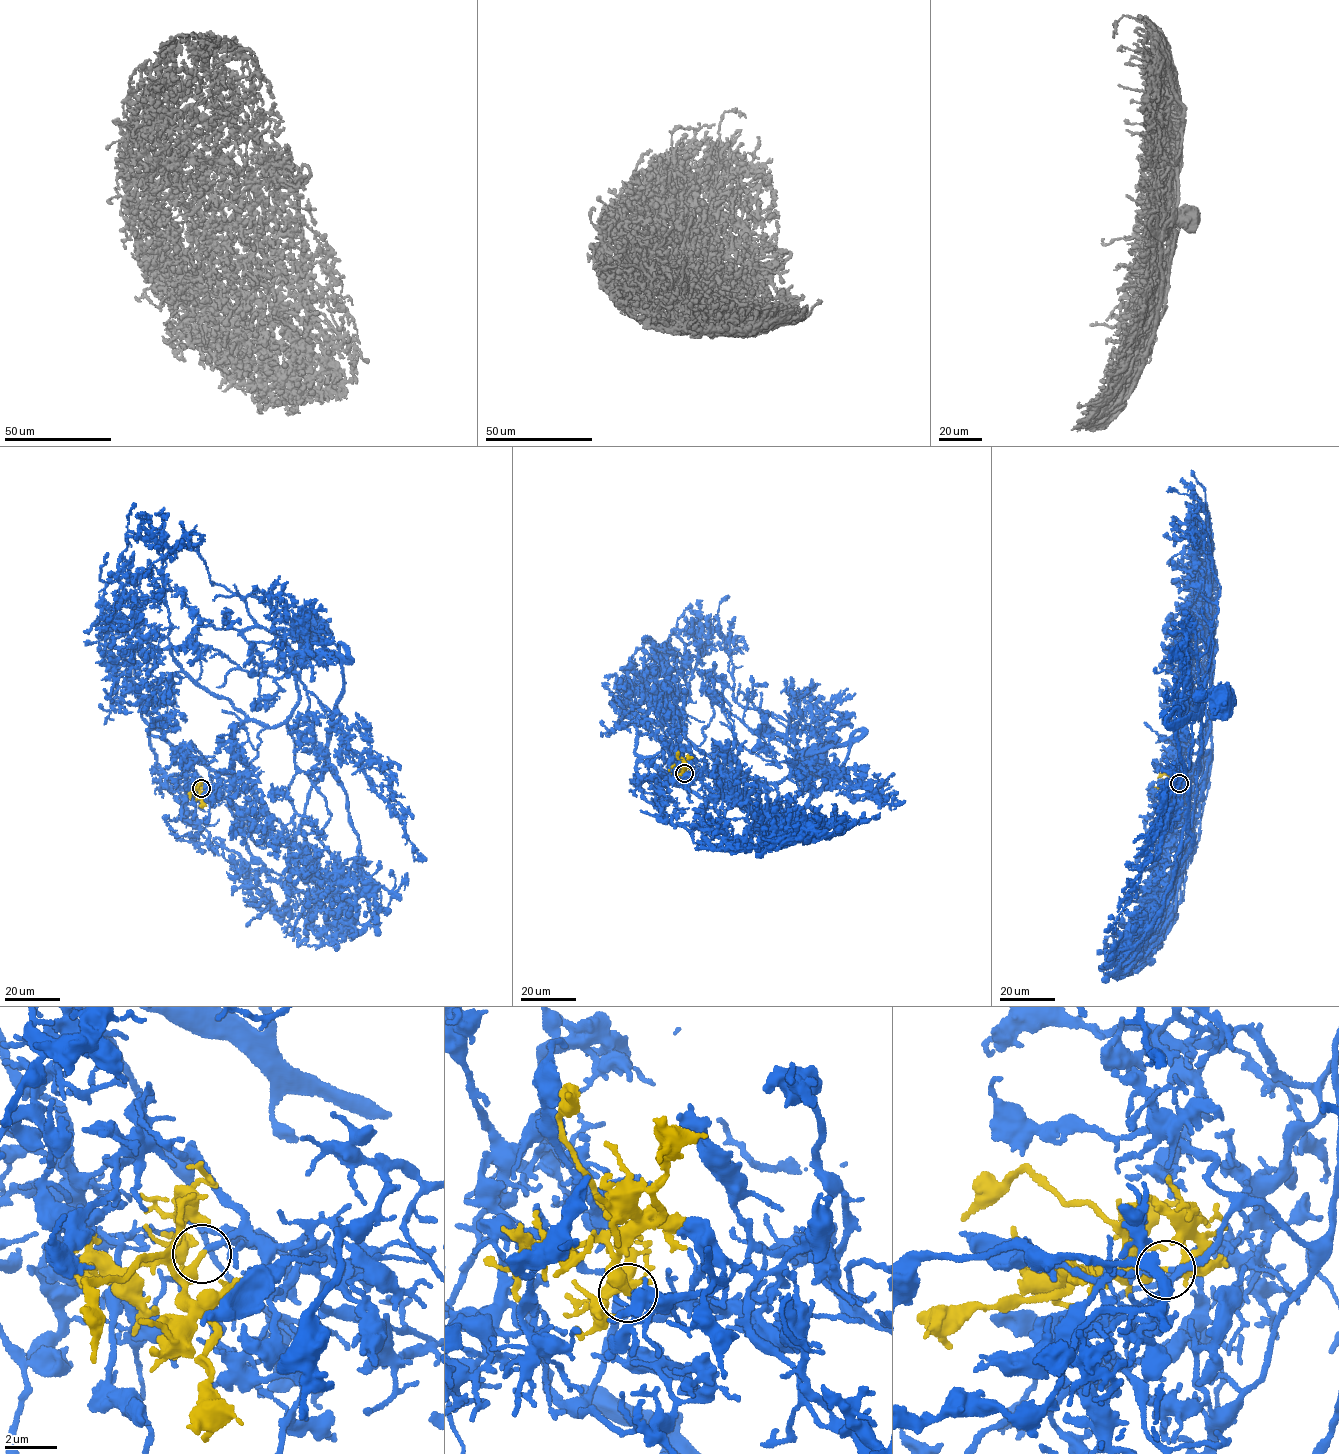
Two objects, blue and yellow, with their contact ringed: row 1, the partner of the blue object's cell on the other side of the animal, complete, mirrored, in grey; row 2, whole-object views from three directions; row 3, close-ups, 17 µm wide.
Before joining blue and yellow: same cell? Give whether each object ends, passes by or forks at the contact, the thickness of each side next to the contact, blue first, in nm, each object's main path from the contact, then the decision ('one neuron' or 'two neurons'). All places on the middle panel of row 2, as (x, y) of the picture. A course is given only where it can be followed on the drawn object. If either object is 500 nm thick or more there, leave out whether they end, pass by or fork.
blue ends | yellow ends | 220/280 nm | blue via (684, 774), (676, 783), (673, 774), (709, 798), (735, 775), (793, 776), (803, 749), (831, 739), (814, 761) | yellow via (684, 773), (678, 753) | one neuron

